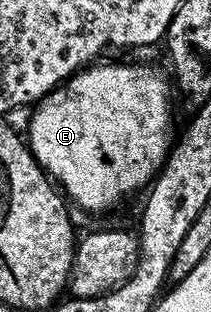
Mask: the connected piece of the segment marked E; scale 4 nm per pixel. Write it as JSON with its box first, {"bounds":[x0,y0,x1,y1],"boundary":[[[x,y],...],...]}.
{"bounds":[25,63,169,213],"boundary":[[[95,63],[90,67],[84,67],[79,72],[68,77],[62,85],[51,90],[41,101],[30,110],[31,122],[27,125],[25,140],[39,162],[40,167],[48,177],[54,179],[61,186],[62,192],[66,194],[72,202],[76,201],[83,209],[92,209],[99,213],[102,209],[111,209],[118,201],[126,199],[130,193],[135,193],[138,189],[146,190],[149,183],[154,182],[158,172],[163,168],[163,162],[169,156],[169,141],[167,145],[167,81],[168,78],[158,73],[151,65],[103,65]]]}

